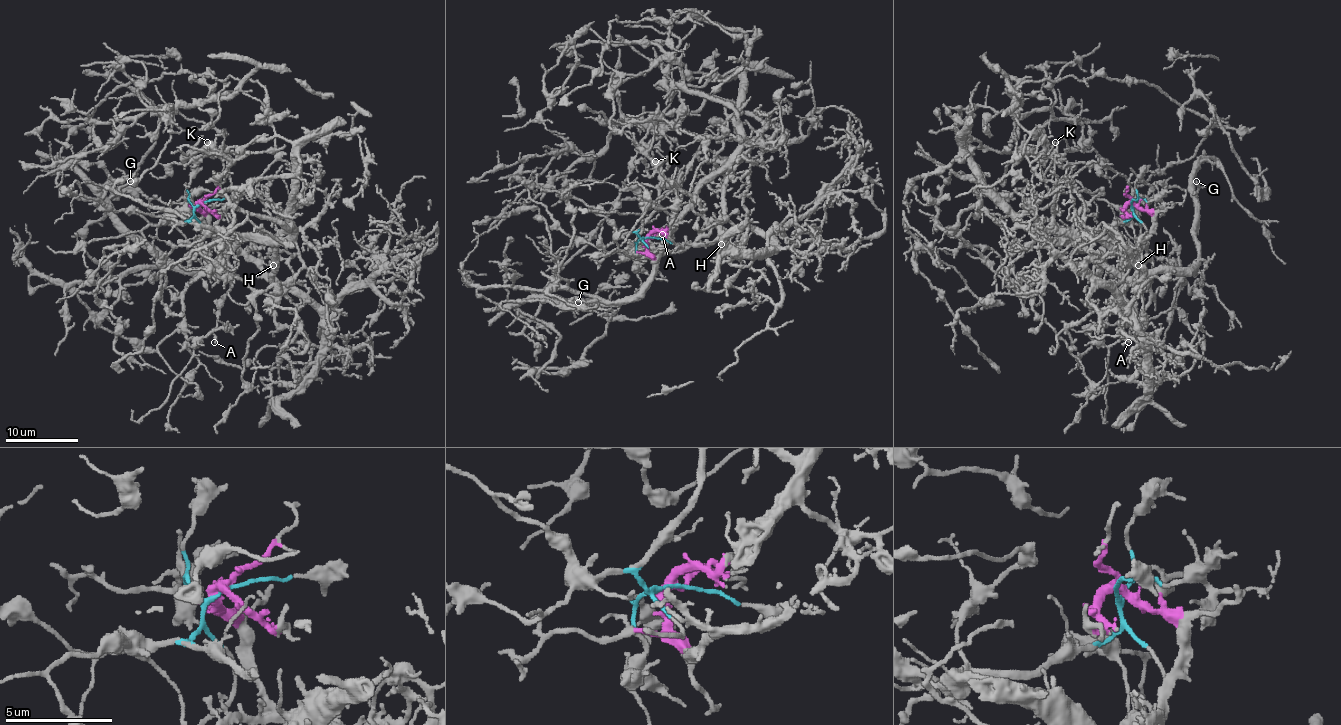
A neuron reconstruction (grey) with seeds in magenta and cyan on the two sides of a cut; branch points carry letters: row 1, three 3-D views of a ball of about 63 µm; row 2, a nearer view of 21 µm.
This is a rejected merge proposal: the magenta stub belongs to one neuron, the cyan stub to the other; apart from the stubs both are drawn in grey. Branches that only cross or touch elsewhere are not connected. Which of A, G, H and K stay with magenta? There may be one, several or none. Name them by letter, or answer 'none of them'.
A, H

